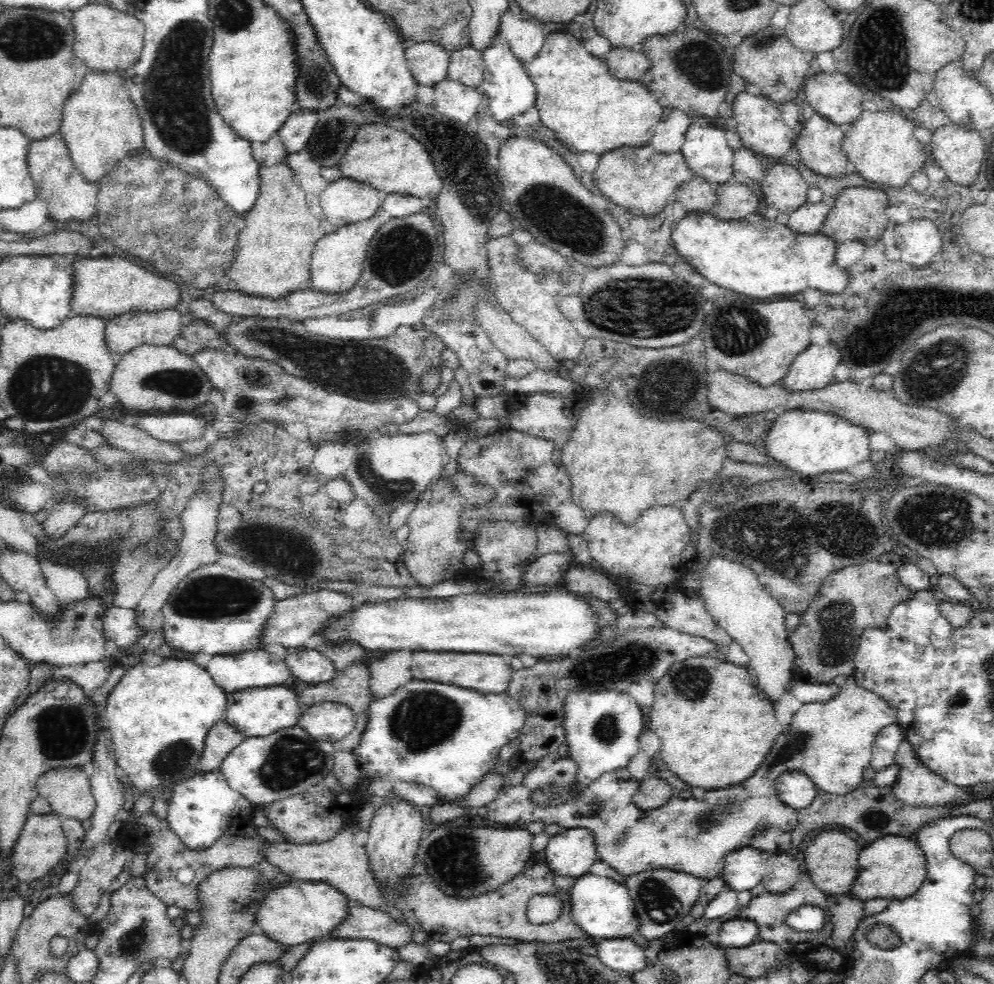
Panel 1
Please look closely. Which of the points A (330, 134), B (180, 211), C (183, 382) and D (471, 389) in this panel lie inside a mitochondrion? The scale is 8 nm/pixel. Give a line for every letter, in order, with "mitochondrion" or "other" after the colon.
A: mitochondrion
B: mitochondrion
C: mitochondrion
D: other

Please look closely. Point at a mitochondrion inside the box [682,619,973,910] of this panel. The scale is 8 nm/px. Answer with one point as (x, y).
(796, 742)

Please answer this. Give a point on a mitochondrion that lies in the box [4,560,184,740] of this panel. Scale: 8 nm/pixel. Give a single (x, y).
(77, 618)

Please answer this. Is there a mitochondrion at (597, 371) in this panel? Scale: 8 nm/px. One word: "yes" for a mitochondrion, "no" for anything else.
no

